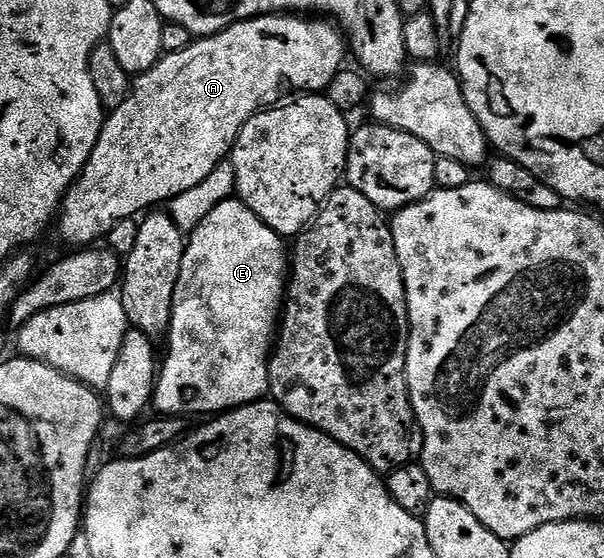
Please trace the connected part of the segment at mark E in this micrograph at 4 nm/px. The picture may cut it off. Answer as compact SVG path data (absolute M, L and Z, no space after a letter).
M229 199L218 203L218 207L214 207L214 211L210 211L210 215L206 215L206 219L202 219L202 223L198 228L192 230L190 236L187 238L184 246L184 258L182 259L182 271L178 275L178 287L174 291L174 303L176 304L172 308L172 326L168 329L168 336L166 338L166 344L168 344L168 358L163 358L162 364L158 369L158 380L156 383L156 393L152 396L152 405L154 406L155 412L160 415L189 415L188 413L208 413L207 415L219 415L227 413L233 409L240 408L241 405L251 405L253 401L259 401L269 392L270 386L268 384L268 363L274 352L274 338L278 333L278 322L282 317L282 306L286 301L286 286L290 281L290 253L289 250L284 250L286 245L285 238L281 237L280 234L272 230L269 225L264 222L263 219L254 211L250 211L248 206L239 199Z

